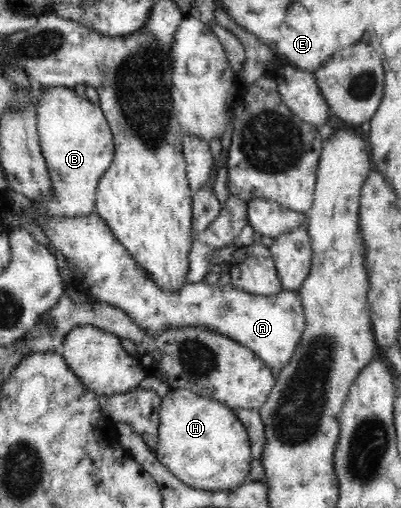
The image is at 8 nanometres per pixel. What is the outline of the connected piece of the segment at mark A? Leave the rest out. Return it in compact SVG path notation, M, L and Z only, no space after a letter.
M95 211L86 216L79 217L48 217L43 215L37 219L38 224L42 227L46 237L48 237L61 250L66 257L67 262L75 265L80 272L78 285L84 288L88 293L99 299L101 302L109 303L127 312L131 319L135 320L141 328L145 328L145 332L153 334L162 334L168 327L187 327L187 326L203 326L209 330L215 330L225 336L240 343L243 347L247 347L254 351L257 357L263 360L275 371L281 371L287 367L305 327L305 314L301 296L296 290L283 290L277 295L253 295L247 291L241 291L232 285L225 287L215 287L210 283L195 282L181 286L178 290L163 290L161 286L157 286L153 279L145 277L141 279L143 283L133 286L133 277L137 277L137 273L141 273L142 268L139 267L125 246L115 238L115 234L111 233L107 222Z

